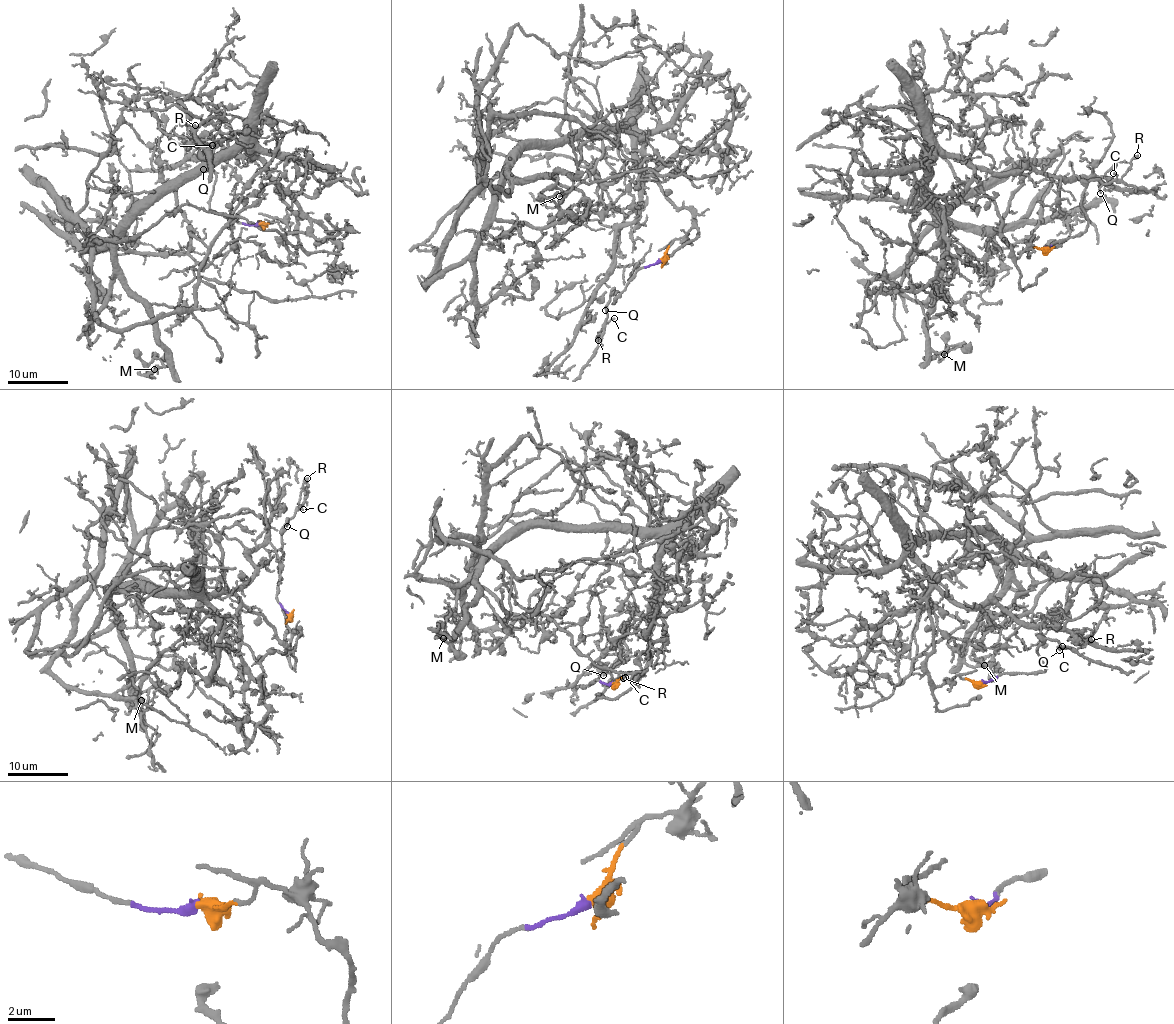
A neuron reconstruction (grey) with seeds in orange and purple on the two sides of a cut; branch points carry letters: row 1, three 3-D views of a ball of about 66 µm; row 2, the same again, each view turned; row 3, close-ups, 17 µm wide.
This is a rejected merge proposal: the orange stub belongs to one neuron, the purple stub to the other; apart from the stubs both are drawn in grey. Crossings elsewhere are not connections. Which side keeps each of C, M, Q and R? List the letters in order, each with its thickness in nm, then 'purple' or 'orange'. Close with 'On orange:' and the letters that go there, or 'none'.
C: 110 nm thick; purple
M: 110 nm thick; orange
Q: 120 nm thick; purple
R: 360 nm thick; purple
On orange: M

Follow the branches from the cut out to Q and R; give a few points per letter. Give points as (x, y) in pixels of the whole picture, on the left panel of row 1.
Q: (258, 223), (238, 223), (214, 213), (209, 203), (216, 172), (208, 155), (203, 169)
R: (258, 223), (236, 222), (209, 207), (216, 178), (209, 156), (205, 158), (195, 142), (195, 125)

